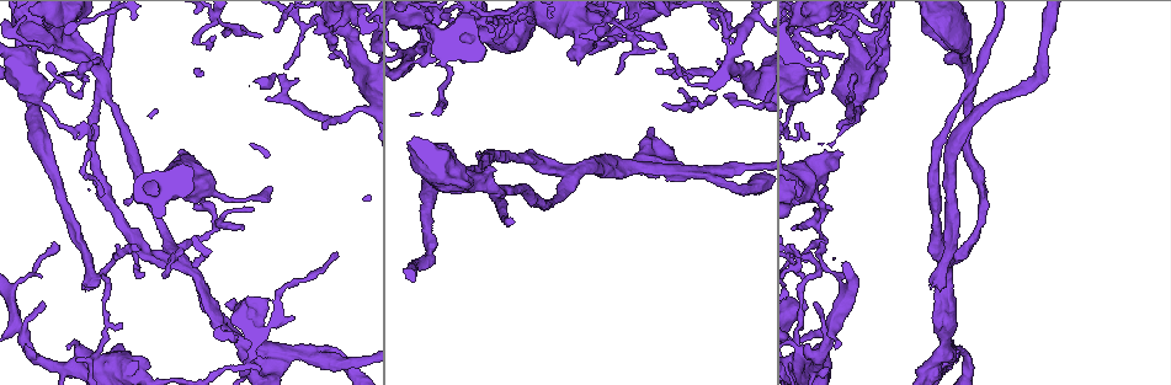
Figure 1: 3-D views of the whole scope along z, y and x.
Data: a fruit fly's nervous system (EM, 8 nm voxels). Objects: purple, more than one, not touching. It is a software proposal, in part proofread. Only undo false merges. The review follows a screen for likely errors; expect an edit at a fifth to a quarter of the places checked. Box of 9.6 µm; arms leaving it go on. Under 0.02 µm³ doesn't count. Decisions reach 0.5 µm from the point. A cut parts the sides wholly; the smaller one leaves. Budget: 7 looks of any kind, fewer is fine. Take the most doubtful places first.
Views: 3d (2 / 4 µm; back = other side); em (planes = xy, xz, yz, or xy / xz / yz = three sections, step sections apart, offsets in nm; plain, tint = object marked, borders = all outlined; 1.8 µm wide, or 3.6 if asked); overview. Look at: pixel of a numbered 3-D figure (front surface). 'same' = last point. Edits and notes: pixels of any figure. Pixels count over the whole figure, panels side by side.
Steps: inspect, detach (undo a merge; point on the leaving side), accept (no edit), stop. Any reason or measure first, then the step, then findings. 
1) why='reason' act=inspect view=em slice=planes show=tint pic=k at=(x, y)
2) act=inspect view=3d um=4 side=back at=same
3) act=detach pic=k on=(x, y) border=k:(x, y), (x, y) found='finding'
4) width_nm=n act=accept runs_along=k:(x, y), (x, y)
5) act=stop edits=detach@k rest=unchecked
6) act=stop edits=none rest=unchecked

why='thin neck' act=inspect view=3d um=4 pic=1 at=(698, 173)

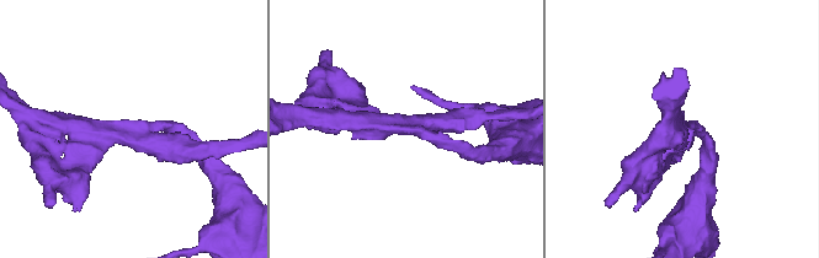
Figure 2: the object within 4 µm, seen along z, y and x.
arms=3 why='shape alone is not enough' act=inspect view=em um=3.6 slice=planes show=tint pic=2 at=(401, 128)

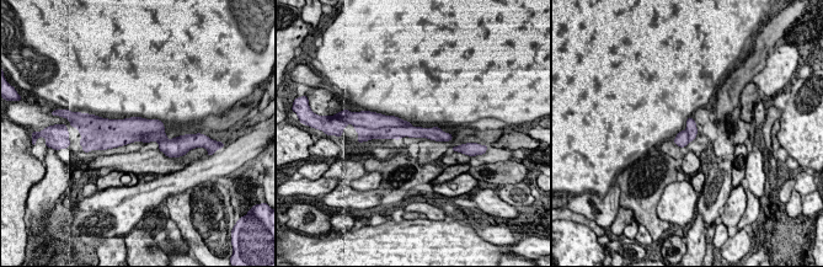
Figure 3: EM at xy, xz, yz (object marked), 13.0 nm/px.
act=detach pic=3 on=(374, 119) found='two neurons meet here'

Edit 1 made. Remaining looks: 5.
why='narrows sharply' act=inspect view=em slice=xy step=8 show=tint pic=1 at=(821, 235)

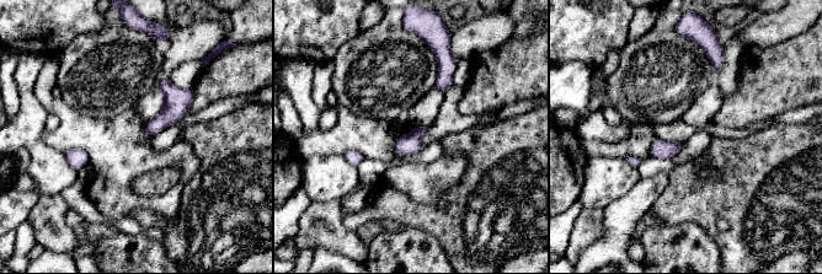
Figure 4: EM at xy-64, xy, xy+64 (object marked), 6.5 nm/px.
act=inspect view=em slice=planes show=tint at=same

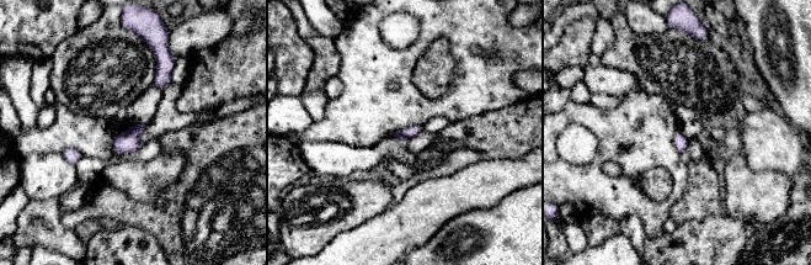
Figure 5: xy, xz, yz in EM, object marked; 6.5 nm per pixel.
act=accept found='all the same neuron'

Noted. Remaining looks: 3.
why='three-way junction' act=inspect view=em slice=planes show=tint pic=1 at=(228, 26)

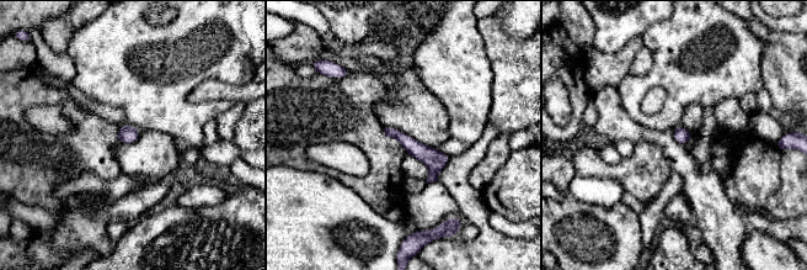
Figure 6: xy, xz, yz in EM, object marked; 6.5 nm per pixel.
act=accept found='all the same neuron'

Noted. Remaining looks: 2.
act=stop edits=detach@3 rest=unchecked

